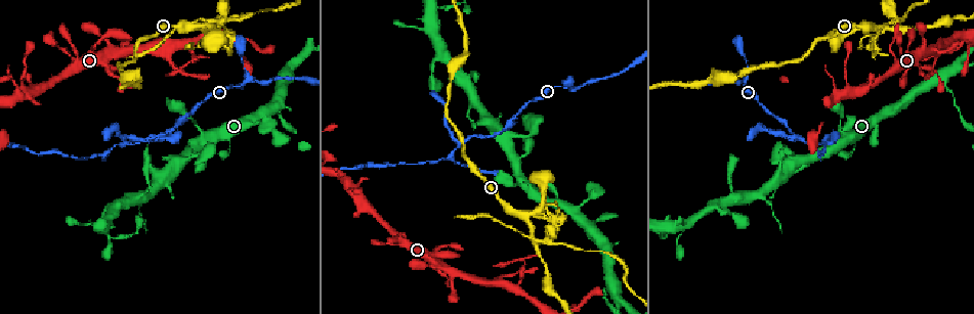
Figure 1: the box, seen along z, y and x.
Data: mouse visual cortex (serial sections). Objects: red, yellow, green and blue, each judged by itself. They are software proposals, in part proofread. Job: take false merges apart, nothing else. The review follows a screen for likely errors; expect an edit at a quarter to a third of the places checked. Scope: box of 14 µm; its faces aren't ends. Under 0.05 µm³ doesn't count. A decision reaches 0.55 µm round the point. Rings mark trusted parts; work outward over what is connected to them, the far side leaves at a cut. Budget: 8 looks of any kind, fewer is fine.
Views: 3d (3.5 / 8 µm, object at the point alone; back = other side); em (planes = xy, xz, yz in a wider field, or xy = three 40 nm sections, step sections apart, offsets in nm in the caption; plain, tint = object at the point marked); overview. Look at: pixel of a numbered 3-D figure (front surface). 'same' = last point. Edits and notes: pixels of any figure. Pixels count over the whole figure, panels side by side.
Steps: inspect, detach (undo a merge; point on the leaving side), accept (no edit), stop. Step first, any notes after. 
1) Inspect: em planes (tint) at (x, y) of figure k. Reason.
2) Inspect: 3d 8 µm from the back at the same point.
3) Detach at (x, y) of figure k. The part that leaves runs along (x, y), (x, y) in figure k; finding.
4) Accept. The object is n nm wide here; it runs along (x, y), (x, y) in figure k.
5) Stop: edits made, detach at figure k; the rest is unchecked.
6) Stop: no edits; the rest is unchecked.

Inspect: 3d 3.5 µm at (454, 160) of figure 1. Side arm on a straight run.

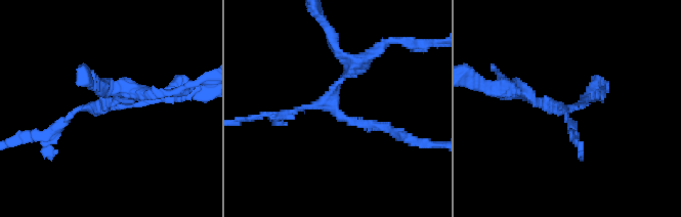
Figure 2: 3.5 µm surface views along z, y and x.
Inspect: em planes (tint) at (105, 106) of figure 2. 3 arms meet here; the arms are 100, 100, 200 nm wide; now the EM.

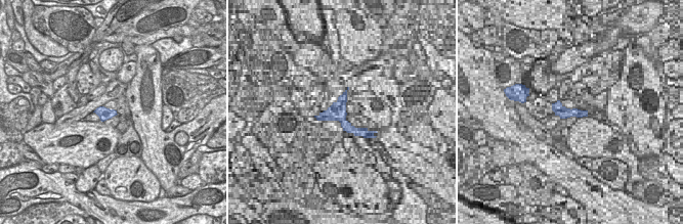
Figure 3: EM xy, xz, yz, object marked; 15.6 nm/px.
Inspect: em xy step 5 (tint) at the same point. Another direction.

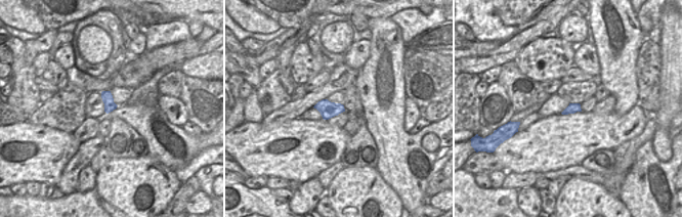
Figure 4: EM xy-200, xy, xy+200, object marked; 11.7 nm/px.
Accept. It runs along (362, 60), (333, 90), (336, 114), (392, 131) in figure 2; all the same cell.

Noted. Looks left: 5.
Inspect: 3d 3.5 µm at (207, 29) of figure 1. Four arms meet.

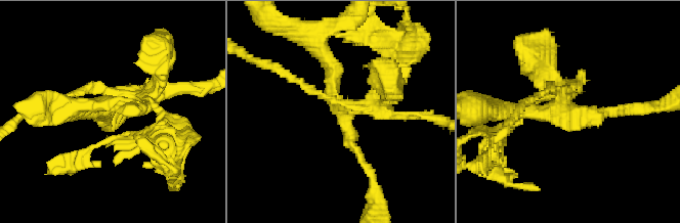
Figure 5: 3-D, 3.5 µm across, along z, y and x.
Inspect: em xy step 1 (tint) at (336, 102) of figure 5. 4 arms meet here; the arms are 100, 150, 200, 250 nm wide; now the EM.

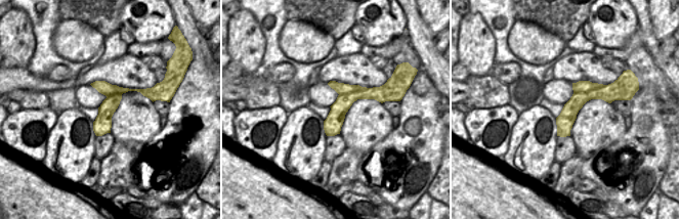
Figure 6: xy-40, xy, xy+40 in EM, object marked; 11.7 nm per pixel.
Detach at (557, 78) of figure 5. The part that leaves runs along (351, 107), (377, 107), (398, 47) in figure 5; two cells meet here.

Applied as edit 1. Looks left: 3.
Inspect: 3d 3.5 µm at (605, 298) of figure 1. Thick turns thin.

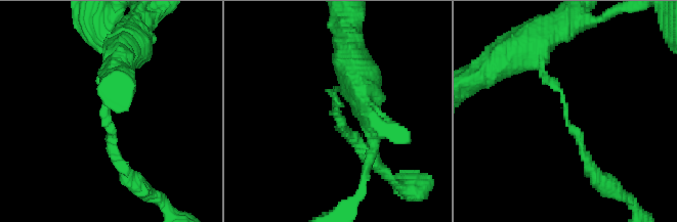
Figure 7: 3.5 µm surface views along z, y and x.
Inspect: em xy step 3 (tint) at (331, 111) of figure 7.

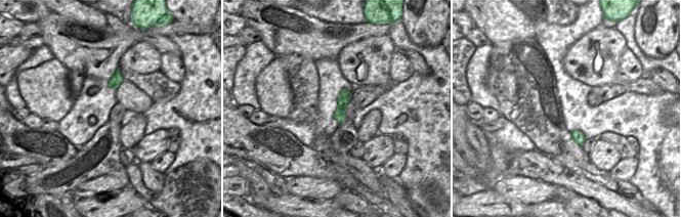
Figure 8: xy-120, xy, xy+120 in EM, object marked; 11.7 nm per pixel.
Accept. The arms are 100, 150 nm wide; it runs along (123, 56), (103, 75), (123, 169) in figure 7; one cell here.

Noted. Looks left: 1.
Stop: edits made, detach at figure 5; the rest is unchecked.

